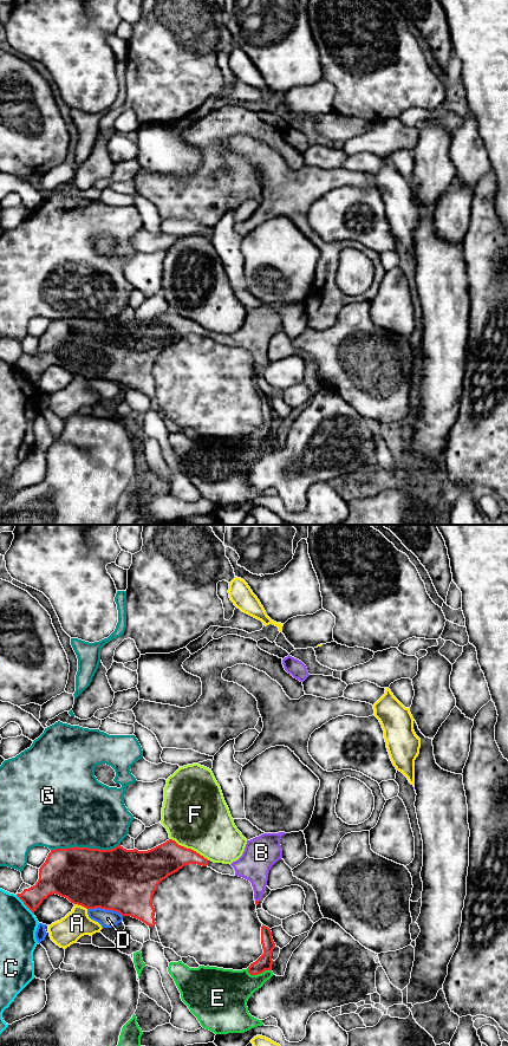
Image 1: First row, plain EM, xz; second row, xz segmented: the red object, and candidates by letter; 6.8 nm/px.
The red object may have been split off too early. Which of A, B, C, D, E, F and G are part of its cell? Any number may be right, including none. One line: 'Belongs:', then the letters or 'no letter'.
Belongs: B

